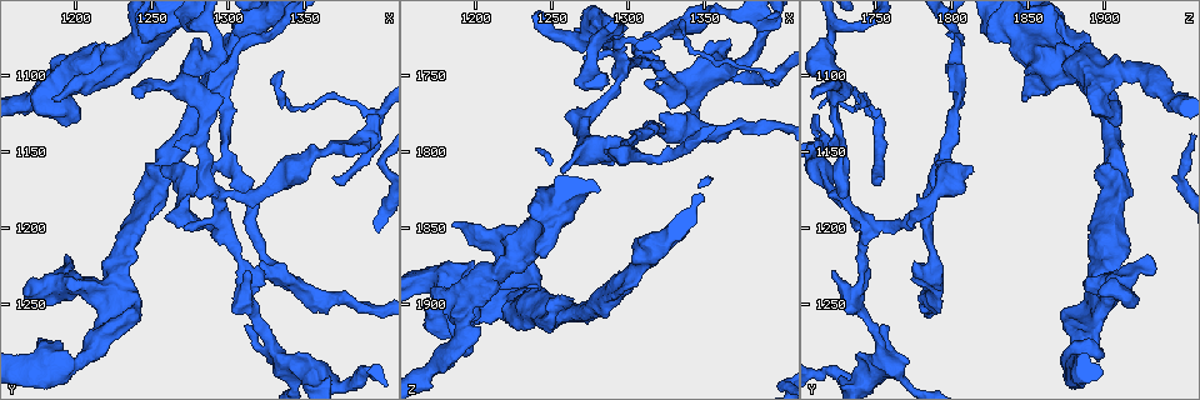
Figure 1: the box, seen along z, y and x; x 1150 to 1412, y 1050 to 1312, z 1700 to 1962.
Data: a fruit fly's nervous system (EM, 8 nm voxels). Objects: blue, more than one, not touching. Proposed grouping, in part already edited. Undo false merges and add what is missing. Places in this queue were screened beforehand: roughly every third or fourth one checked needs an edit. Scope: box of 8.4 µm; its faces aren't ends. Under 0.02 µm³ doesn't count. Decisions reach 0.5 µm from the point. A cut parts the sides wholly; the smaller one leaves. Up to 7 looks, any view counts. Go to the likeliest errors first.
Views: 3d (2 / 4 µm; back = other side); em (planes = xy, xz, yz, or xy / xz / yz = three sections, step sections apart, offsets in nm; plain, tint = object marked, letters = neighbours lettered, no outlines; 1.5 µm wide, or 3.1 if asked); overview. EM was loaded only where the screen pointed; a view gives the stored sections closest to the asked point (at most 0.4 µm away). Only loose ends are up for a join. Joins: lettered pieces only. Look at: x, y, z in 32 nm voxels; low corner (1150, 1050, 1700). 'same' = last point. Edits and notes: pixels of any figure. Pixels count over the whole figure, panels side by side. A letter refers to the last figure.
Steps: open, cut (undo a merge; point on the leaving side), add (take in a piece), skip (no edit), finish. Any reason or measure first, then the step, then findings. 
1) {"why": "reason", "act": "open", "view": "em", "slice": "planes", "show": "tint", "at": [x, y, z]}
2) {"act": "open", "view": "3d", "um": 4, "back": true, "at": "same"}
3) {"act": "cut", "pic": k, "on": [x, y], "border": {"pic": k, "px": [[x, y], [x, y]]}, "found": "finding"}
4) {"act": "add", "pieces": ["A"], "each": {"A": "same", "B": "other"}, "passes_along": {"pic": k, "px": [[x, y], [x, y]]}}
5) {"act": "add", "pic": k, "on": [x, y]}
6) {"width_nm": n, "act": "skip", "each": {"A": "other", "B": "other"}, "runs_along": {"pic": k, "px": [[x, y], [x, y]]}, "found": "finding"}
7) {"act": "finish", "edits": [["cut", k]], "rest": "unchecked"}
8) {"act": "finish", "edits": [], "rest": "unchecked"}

{"why": "free end", "act": "open", "view": "em", "slice": "planes", "show": "letters", "at": [1186, 1116, 1846]}

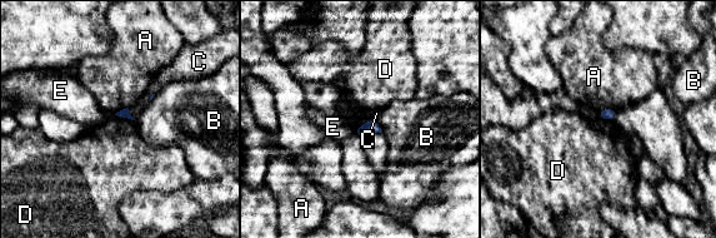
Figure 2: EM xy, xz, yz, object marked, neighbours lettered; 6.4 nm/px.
{"act": "skip", "each": {"A": "other", "B": "other", "C": "other", "D": "other", "E": "other"}, "border": {"pic": 2, "px": [[115, 114], [134, 120]]}, "found": "none of them fits"}

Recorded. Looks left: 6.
{"why": "two arms at a narrow angle", "act": "open", "view": "3d", "um": 4, "at": [1228, 1246, 1896]}

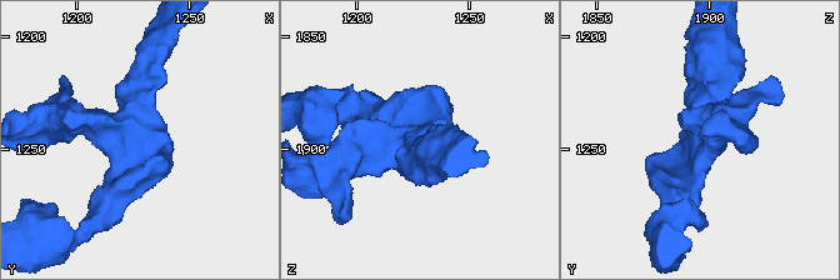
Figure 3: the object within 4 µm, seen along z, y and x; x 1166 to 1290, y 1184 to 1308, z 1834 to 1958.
{"why": "shape alone is not enough", "act": "open", "view": "em", "slice": "yz", "step": 8, "show": "letters", "at": [1227, 1248, 1898]}

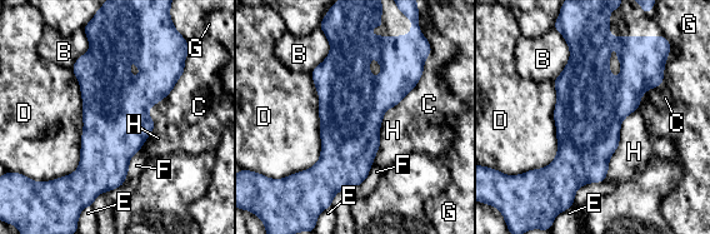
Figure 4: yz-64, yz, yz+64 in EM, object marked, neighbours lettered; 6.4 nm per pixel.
{"act": "skip", "each": {"B": "other", "C": "other", "D": "other", "E": "other", "F": "other", "G": "other", "H": "other"}, "found": "all the same neuron"}

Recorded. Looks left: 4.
{"why": "an open end", "act": "open", "view": "3d", "um": 2, "at": [1368, 1166, 1750]}

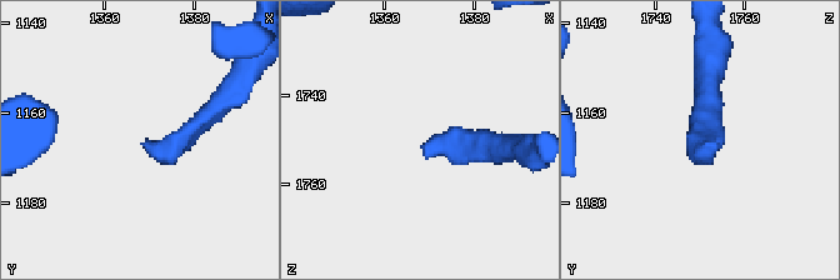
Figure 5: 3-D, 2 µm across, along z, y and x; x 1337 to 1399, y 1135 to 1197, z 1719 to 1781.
{"why": "shape alone is not enough", "act": "open", "view": "em", "slice": "planes", "show": "letters", "at": [1368, 1166, 1752]}

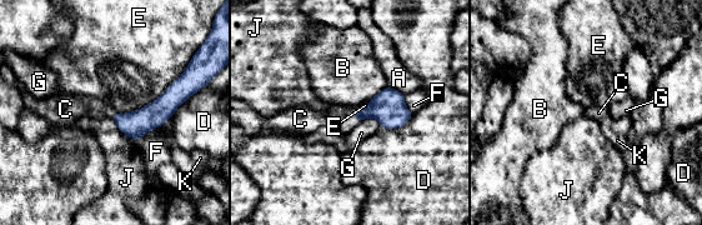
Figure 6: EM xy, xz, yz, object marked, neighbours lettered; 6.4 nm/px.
{"act": "add", "pieces": ["C"], "each": {"A": "other", "B": "other", "C": "same", "D": "other", "E": "other", "F": "other", "G": "other", "J": "other", "K": "other"}, "passes_along": {"pic": 6, "px": [[387, 106], [354, 115], [342, 116]]}, "found": "the neuron continues"}

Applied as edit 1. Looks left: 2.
{"act": "finish", "edits": [["add", 6]], "rest": "unchecked"}

